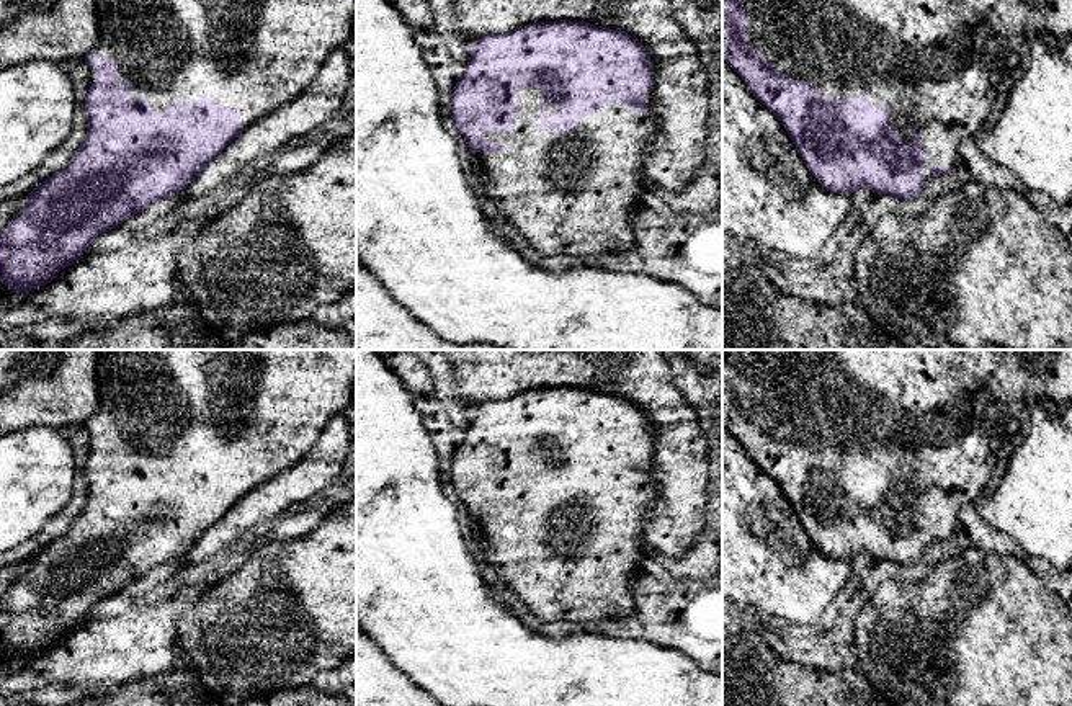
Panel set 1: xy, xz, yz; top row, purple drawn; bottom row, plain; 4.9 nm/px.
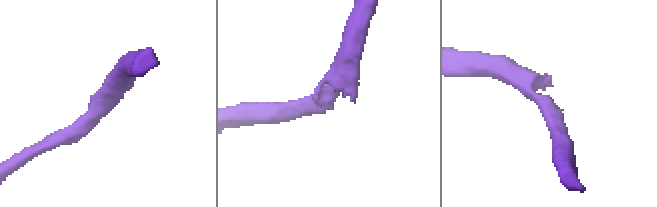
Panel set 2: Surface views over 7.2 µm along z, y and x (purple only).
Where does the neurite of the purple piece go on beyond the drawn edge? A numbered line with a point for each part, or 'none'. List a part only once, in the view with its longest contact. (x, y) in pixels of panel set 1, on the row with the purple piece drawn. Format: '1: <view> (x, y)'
1: xz (572, 196)

